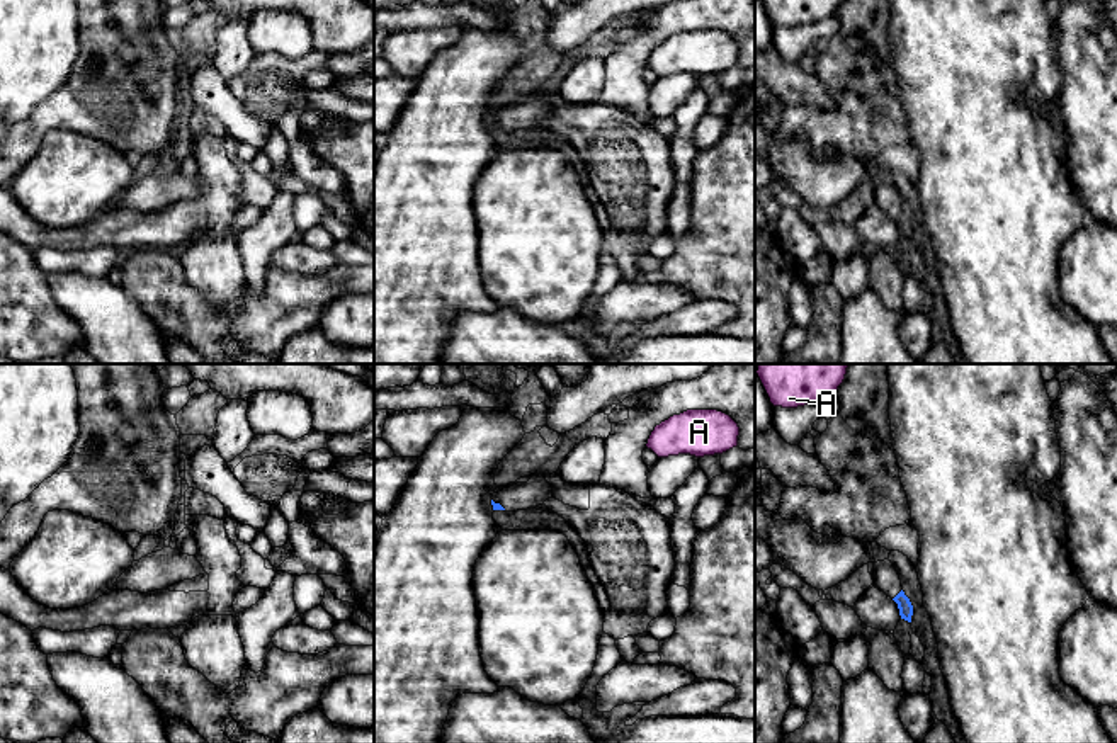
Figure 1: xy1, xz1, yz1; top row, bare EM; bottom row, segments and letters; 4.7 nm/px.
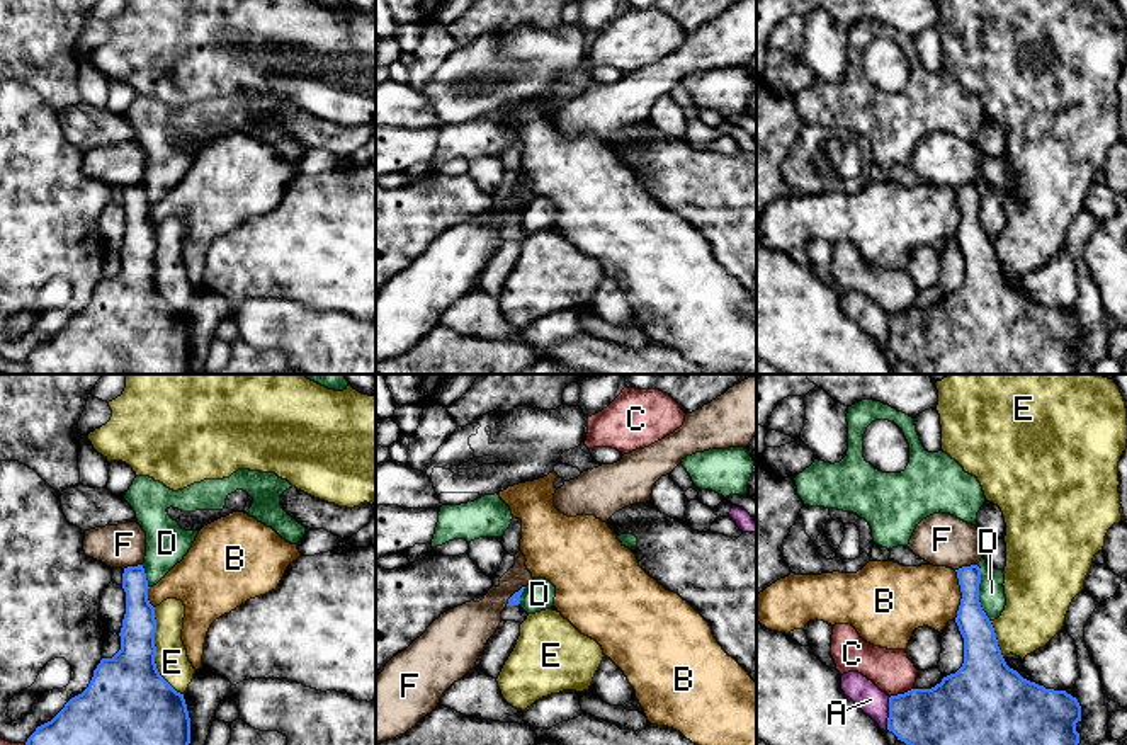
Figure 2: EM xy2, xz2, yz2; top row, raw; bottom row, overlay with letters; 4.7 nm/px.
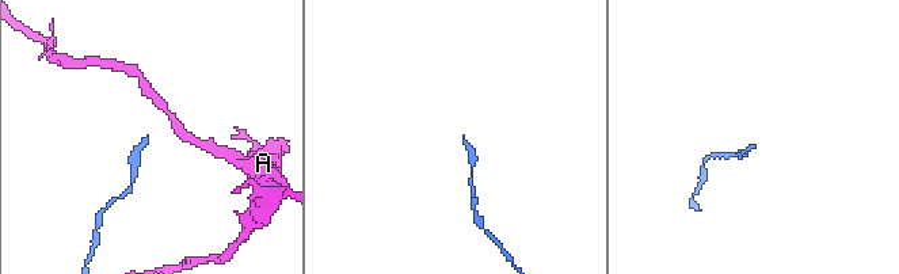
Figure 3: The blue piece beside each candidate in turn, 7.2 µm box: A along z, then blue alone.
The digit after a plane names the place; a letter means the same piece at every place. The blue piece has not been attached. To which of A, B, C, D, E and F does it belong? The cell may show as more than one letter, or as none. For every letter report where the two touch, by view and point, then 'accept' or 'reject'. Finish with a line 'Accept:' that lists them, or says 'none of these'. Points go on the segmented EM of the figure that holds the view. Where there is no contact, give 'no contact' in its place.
A: meets blue in yz2 at (889, 713); reject
B: meets blue in yz2 at (962, 596); reject
C: meets blue in yz2 at (901, 694); reject
D: meets blue in yz2 at (978, 594); reject
E: meets blue in xy2 at (155, 652); reject
F: meets blue in yz2 at (966, 567); reject
Accept: none of these

